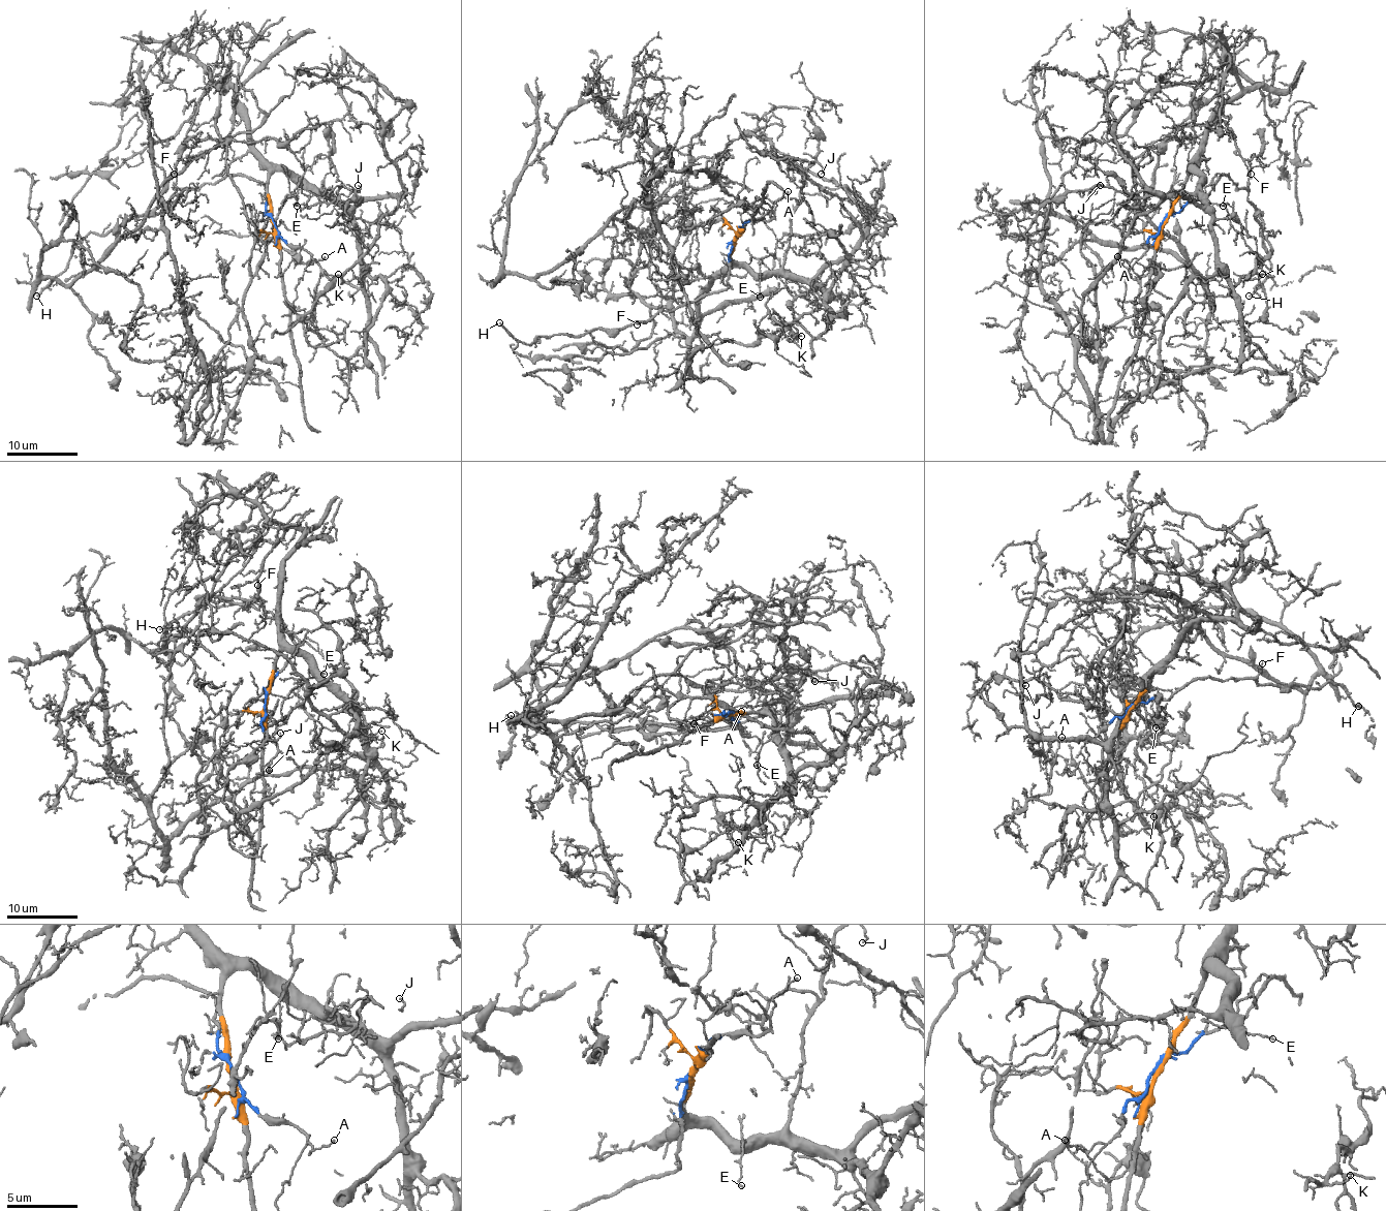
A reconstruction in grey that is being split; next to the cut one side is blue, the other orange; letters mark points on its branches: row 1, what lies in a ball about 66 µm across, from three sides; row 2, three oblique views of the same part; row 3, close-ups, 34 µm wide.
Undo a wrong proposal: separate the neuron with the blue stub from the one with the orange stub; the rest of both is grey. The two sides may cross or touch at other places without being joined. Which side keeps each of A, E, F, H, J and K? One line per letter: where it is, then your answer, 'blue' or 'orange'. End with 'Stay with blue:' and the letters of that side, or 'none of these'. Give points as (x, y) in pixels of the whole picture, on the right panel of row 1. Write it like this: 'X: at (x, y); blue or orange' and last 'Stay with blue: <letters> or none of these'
A: at (1117, 256); blue
E: at (1223, 206); orange
F: at (1251, 174); blue
H: at (1249, 296); blue
J: at (1100, 185); orange
K: at (1262, 274); orange
Stay with blue: A, F, H

